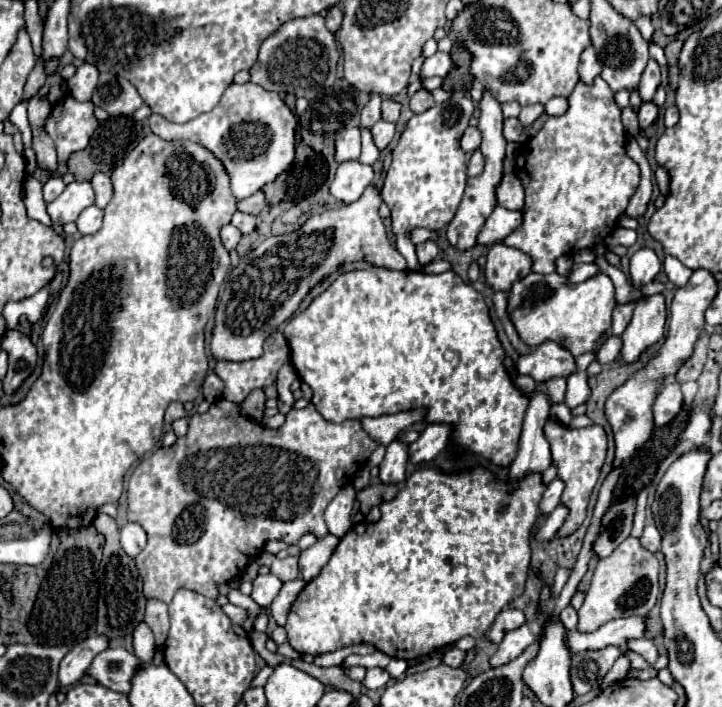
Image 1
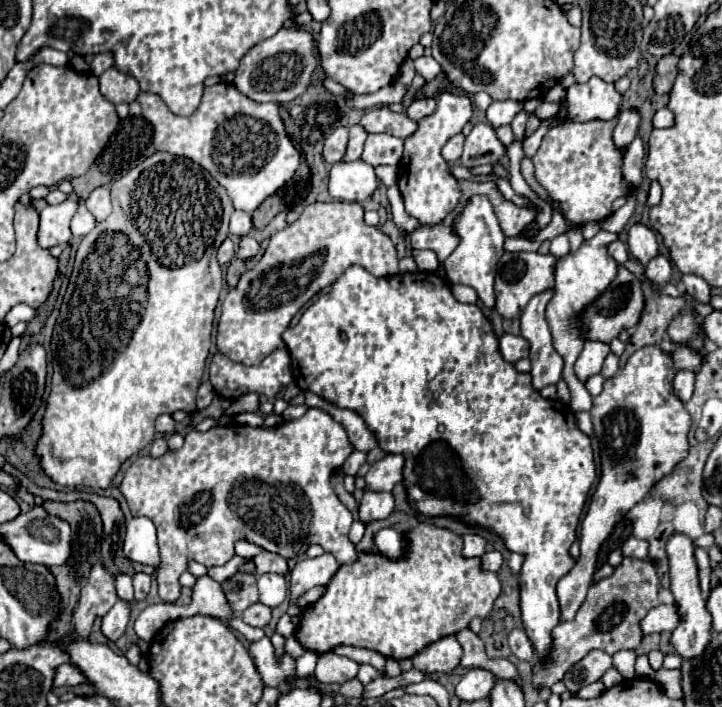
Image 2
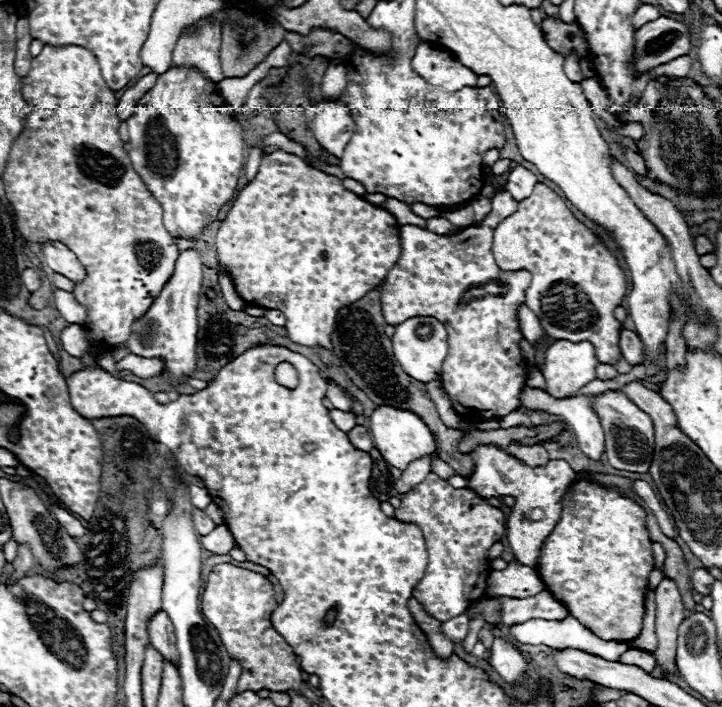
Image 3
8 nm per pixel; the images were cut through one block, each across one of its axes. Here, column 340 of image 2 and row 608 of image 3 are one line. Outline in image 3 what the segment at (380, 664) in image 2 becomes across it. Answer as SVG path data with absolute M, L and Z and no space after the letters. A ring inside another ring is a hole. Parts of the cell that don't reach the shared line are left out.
M648 590L646 592L646 614L644 614L644 628L640 632L640 636L632 642L628 642L630 646L640 646L644 650L656 650L658 638L656 638L656 630L654 630L654 622L656 622L656 606L654 606L654 592Z

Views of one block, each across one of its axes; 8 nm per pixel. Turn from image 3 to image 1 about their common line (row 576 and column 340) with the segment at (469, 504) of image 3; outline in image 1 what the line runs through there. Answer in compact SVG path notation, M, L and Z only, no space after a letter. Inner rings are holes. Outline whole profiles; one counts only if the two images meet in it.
M228 400L216 402L206 414L190 416L188 434L184 438L178 438L170 448L158 448L150 458L142 460L134 468L134 472L130 476L130 482L128 482L128 520L138 522L148 534L146 548L136 556L136 568L140 572L142 582L144 582L144 596L146 598L158 598L158 600L164 600L166 604L170 604L176 590L186 588L186 590L194 590L194 592L214 600L218 596L218 584L224 584L224 582L240 576L244 572L244 568L264 550L266 542L284 540L286 544L298 544L298 540L308 532L312 532L316 538L324 538L328 534L328 528L326 528L324 518L322 518L326 506L338 494L340 486L350 482L350 478L354 476L358 466L368 460L368 456L374 452L376 446L378 444L362 430L358 420L344 420L342 424L328 422L320 416L320 412L312 404L308 404L302 410L292 408L285 416L282 428L278 428L278 430L270 430L270 428L266 428L266 426L254 422L254 420L248 420L246 416L242 416L238 404L232 404Z

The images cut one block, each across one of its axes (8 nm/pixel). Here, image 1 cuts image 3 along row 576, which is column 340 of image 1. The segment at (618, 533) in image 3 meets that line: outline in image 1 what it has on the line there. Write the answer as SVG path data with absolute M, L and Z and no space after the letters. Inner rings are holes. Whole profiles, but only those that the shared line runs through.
M422 468L416 470L404 484L404 488L398 492L398 496L390 502L382 502L380 504L380 512L384 514L384 518L380 518L380 522L376 524L356 524L338 544L338 548L334 550L332 558L328 560L328 564L322 568L322 572L304 586L304 590L298 594L296 602L292 604L290 612L288 612L288 622L286 622L286 634L288 634L288 642L294 650L298 650L300 654L310 654L310 656L320 656L326 652L334 652L338 648L344 646L352 646L352 644L360 644L360 642L370 642L374 644L380 652L388 654L390 658L404 658L404 660L414 660L420 656L426 656L442 646L454 644L464 636L472 636L472 638L482 638L484 632L488 632L488 628L492 626L494 618L498 616L498 612L510 604L514 598L518 598L524 592L524 582L528 576L528 564L530 564L530 534L532 528L536 524L538 518L538 502L542 498L544 486L540 482L540 476L528 476L528 480L524 480L524 484L520 484L520 488L516 488L516 492L512 496L508 496L508 484L506 482L496 482L492 478L492 474L488 470L470 470L464 474L442 474L436 468Z

